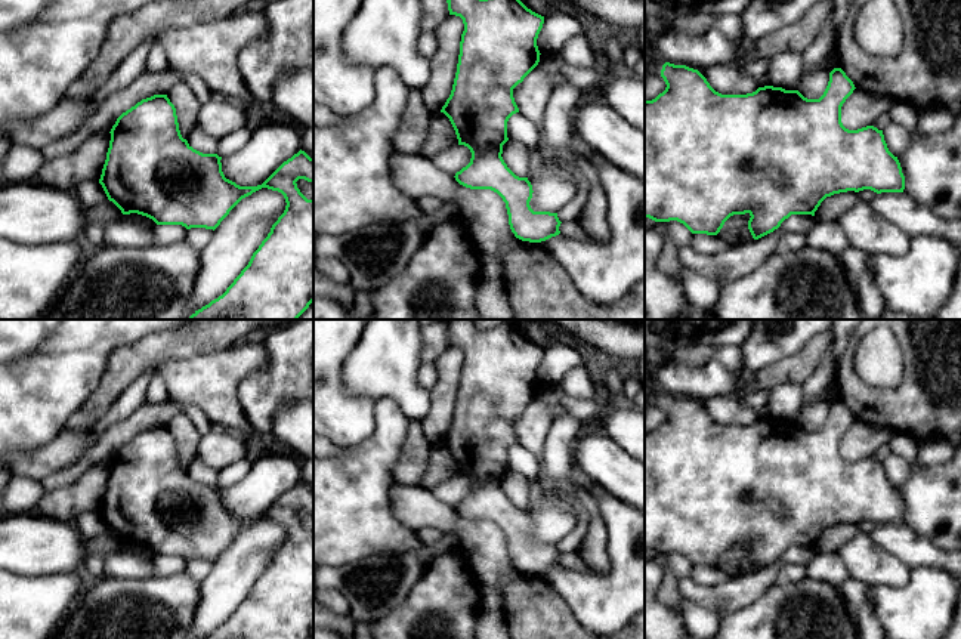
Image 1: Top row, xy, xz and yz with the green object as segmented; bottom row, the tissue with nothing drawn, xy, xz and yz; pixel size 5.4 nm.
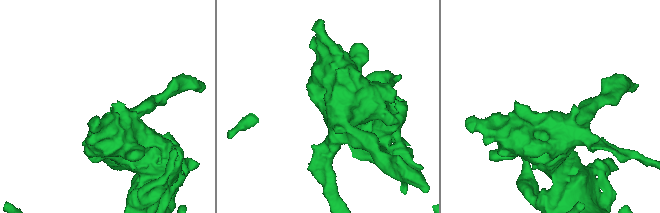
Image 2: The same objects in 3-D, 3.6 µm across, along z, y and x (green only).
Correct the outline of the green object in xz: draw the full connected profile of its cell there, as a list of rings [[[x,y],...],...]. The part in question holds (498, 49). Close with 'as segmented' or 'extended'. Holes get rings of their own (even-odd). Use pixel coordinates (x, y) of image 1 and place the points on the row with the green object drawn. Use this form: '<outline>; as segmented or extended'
[[[446,0],[449,15],[460,16],[464,31],[452,90],[444,112],[457,135],[458,145],[470,149],[470,163],[455,173],[455,180],[470,189],[491,189],[506,203],[509,225],[516,238],[541,243],[560,234],[557,213],[534,212],[529,206],[532,185],[528,178],[516,176],[504,163],[503,145],[507,121],[519,112],[513,89],[538,65],[538,34],[544,16],[528,9],[520,0]]]; as segmented

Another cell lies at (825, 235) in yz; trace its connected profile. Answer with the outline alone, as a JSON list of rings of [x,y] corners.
[[[815,220],[806,232],[807,246],[840,256],[849,246],[849,240],[837,222]]]

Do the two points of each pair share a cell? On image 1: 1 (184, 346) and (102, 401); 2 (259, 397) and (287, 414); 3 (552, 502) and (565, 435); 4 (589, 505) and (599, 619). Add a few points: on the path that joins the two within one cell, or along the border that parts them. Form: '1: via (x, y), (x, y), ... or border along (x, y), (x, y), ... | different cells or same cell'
1: via (161, 348), (141, 357), (119, 379) | same cell
2: border along (297, 398), (283, 403), (277, 408), (268, 437) | different cells
3: via (544, 485), (544, 478), (558, 460), (558, 451) | same cell
4: border along (606, 540), (611, 568), (602, 576) | different cells

